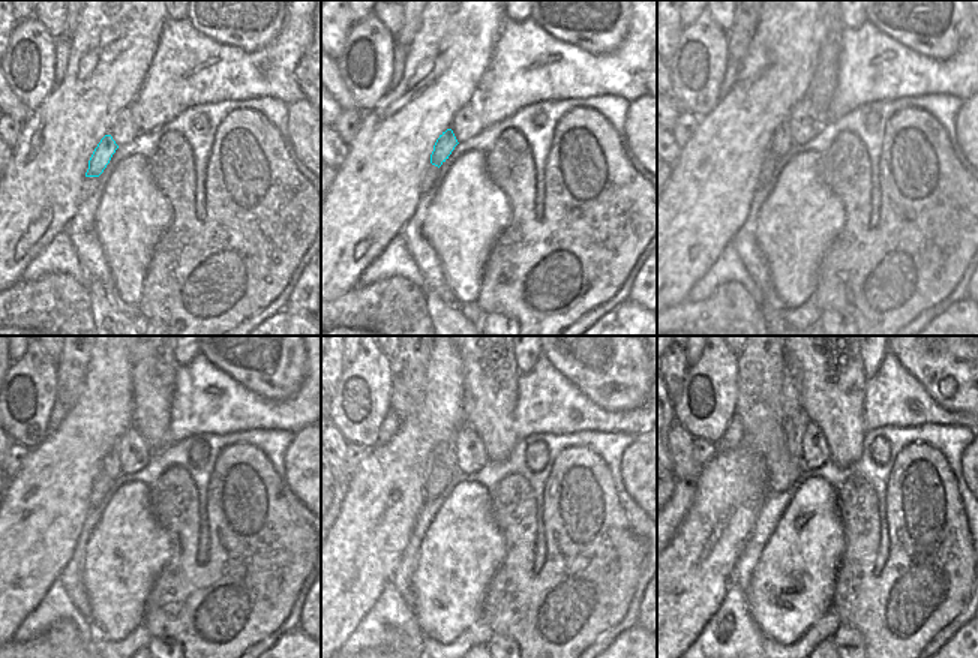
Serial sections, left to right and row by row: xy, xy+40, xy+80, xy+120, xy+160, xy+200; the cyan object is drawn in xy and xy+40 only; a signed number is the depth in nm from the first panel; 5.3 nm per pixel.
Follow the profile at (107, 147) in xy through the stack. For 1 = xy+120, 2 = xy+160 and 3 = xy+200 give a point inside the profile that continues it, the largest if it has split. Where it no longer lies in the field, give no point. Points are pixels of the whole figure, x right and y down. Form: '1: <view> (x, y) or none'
1: xy+120 (110, 466)
2: xy+160 (446, 456)
3: xy+200 (794, 426)

